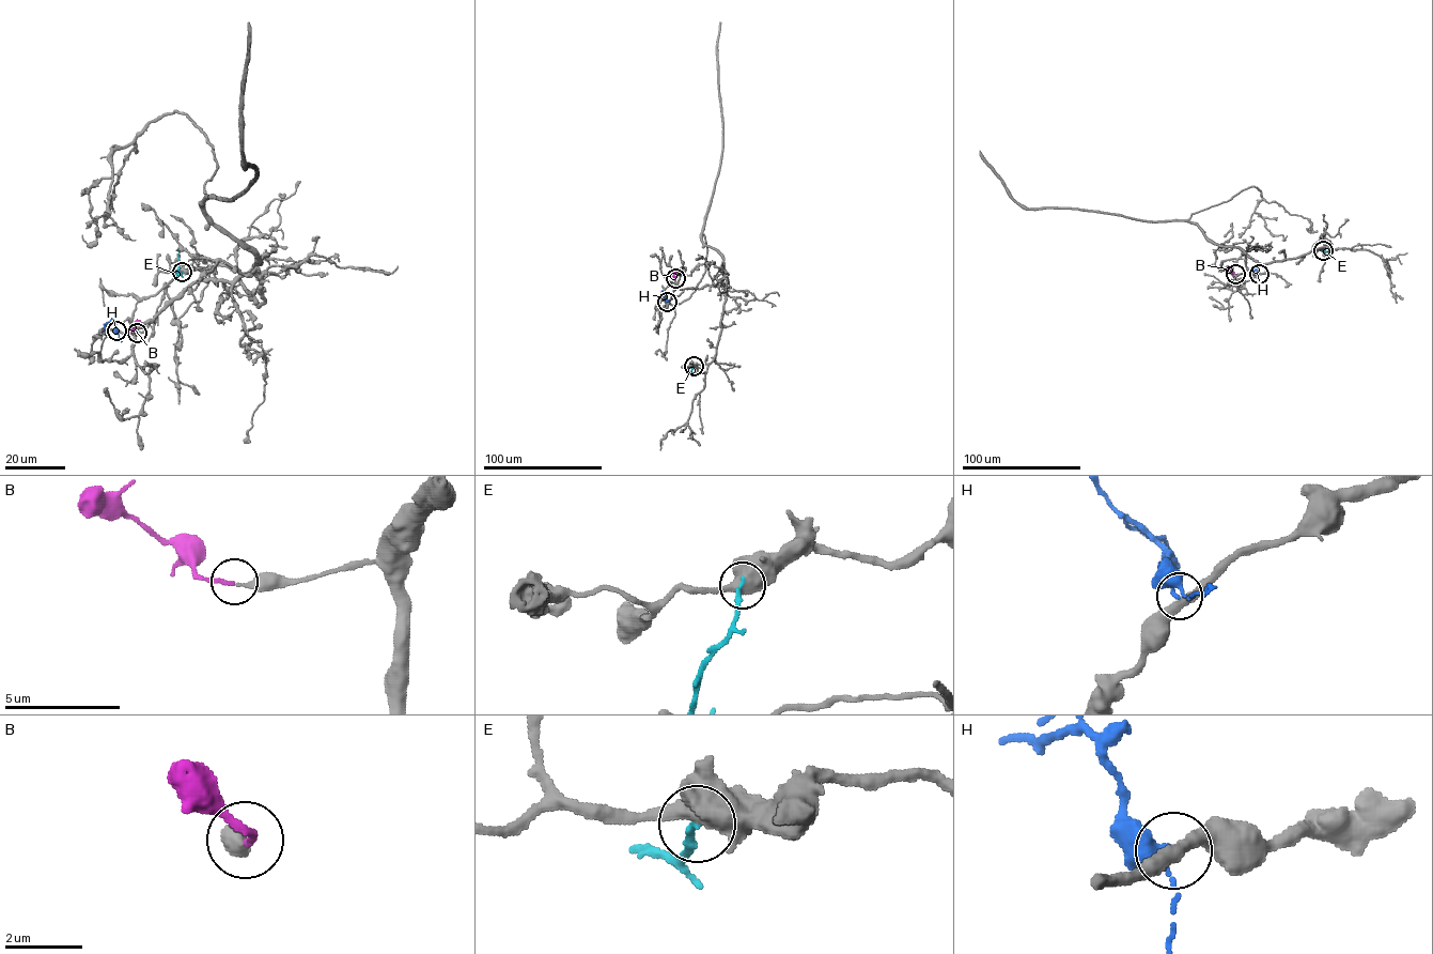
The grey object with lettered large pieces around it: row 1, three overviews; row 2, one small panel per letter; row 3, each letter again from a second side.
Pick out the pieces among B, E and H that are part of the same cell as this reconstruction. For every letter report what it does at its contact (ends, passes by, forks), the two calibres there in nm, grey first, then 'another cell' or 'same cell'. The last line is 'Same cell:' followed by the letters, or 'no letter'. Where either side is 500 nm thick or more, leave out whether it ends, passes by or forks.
B: it ends | 240/160 nm | same cell
E: 650/200 nm | another cell
H: it passes by | 360/240 nm | another cell
Same cell: B

